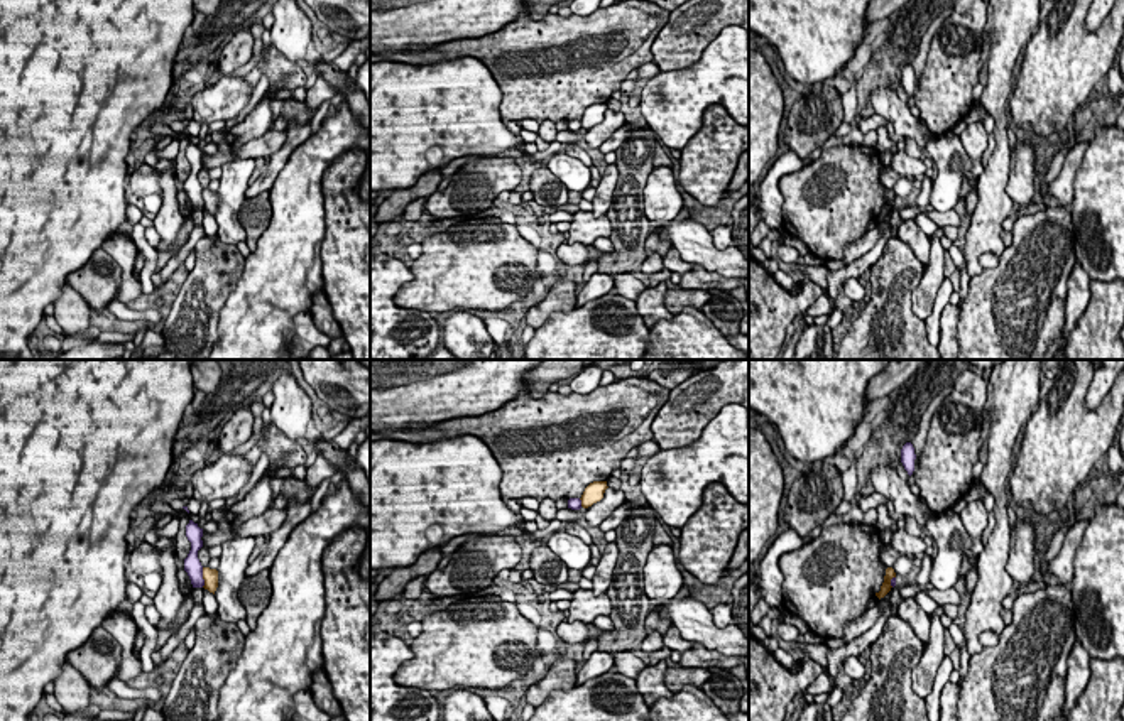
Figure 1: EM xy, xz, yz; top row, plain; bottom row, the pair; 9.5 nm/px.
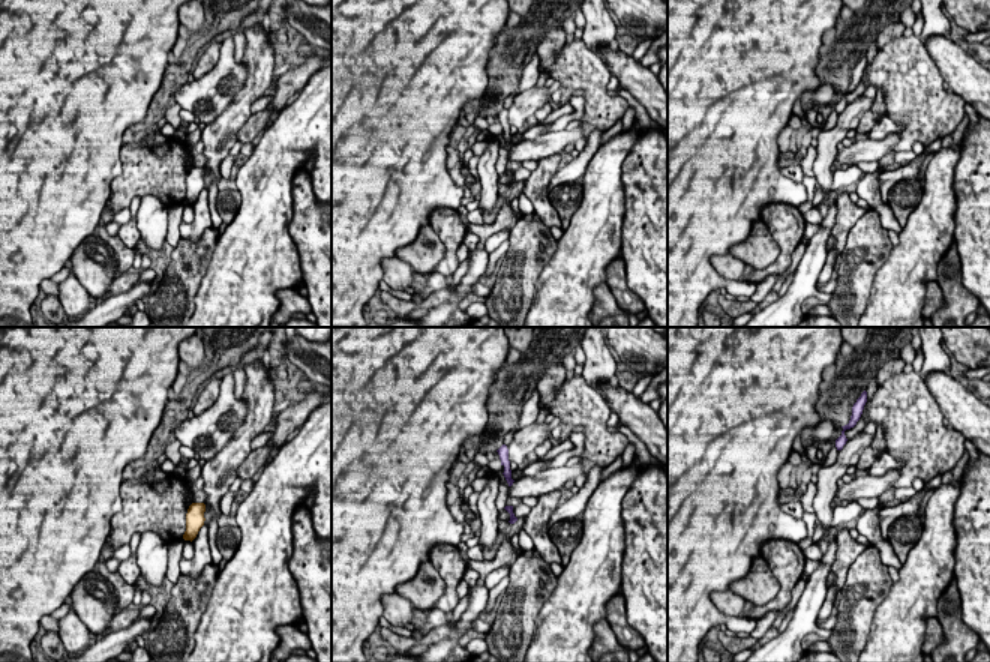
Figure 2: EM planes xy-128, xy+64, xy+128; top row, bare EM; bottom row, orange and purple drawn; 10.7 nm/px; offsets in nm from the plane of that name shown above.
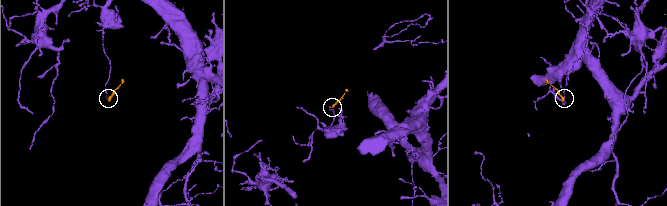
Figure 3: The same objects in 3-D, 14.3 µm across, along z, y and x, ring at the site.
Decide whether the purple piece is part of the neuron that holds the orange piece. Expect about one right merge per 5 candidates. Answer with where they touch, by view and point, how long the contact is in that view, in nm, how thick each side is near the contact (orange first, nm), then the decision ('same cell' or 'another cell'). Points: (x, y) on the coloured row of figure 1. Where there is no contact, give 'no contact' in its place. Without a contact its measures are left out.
meets orange in xy at (203, 578); contact 190 nm long; 140 nm thick on the orange side, 160 nm on the other; another cell

